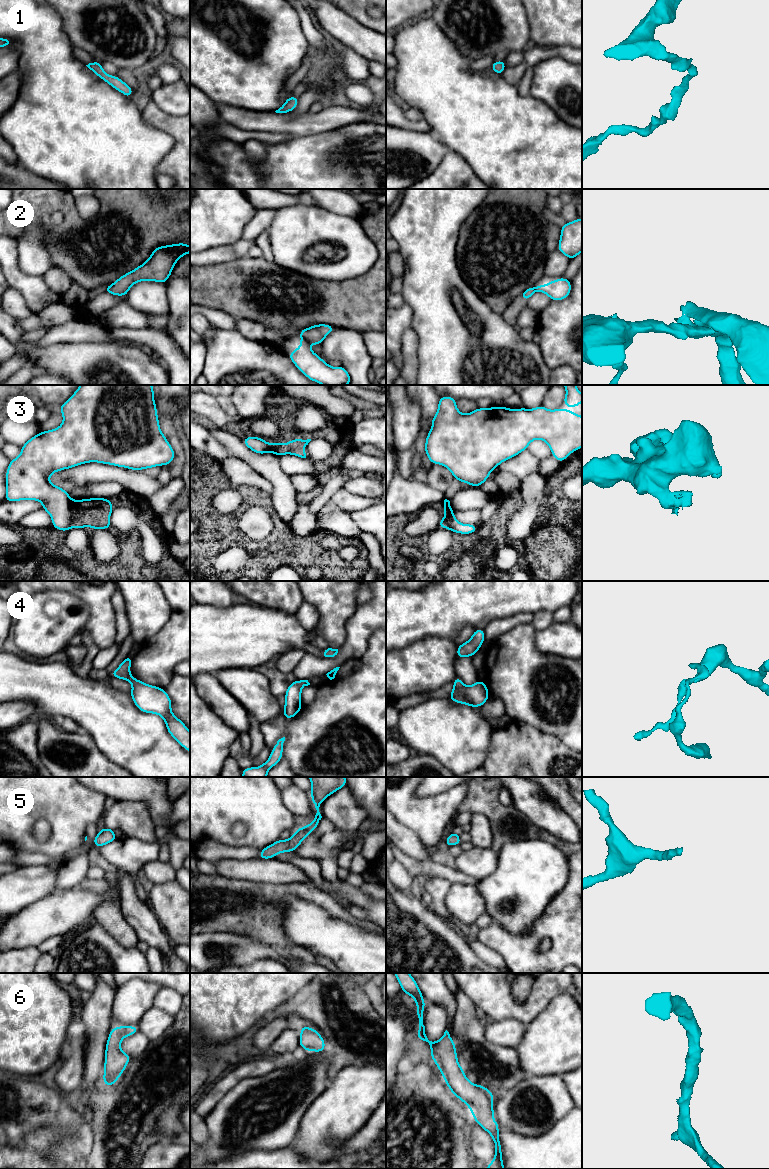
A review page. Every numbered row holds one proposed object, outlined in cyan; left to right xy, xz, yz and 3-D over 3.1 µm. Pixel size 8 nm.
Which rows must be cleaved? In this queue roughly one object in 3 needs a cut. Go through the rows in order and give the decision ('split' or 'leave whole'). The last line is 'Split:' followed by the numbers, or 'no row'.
1: leave whole
2: split
3: split
4: leave whole
5: leave whole
6: leave whole
Split: 2, 3

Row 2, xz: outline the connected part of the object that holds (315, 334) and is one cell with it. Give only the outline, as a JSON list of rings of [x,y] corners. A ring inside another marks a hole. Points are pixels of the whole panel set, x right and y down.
[[[317,324],[299,331],[299,335],[310,344],[322,344],[325,337],[334,331],[335,327],[328,324]]]

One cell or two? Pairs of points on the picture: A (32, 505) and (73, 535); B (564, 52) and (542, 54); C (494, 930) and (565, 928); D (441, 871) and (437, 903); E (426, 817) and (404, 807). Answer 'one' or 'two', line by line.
A: two
B: one
C: one
D: two
E: one

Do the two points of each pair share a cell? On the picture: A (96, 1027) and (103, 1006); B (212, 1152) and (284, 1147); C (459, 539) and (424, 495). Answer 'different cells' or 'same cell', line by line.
A: same cell
B: same cell
C: different cells

